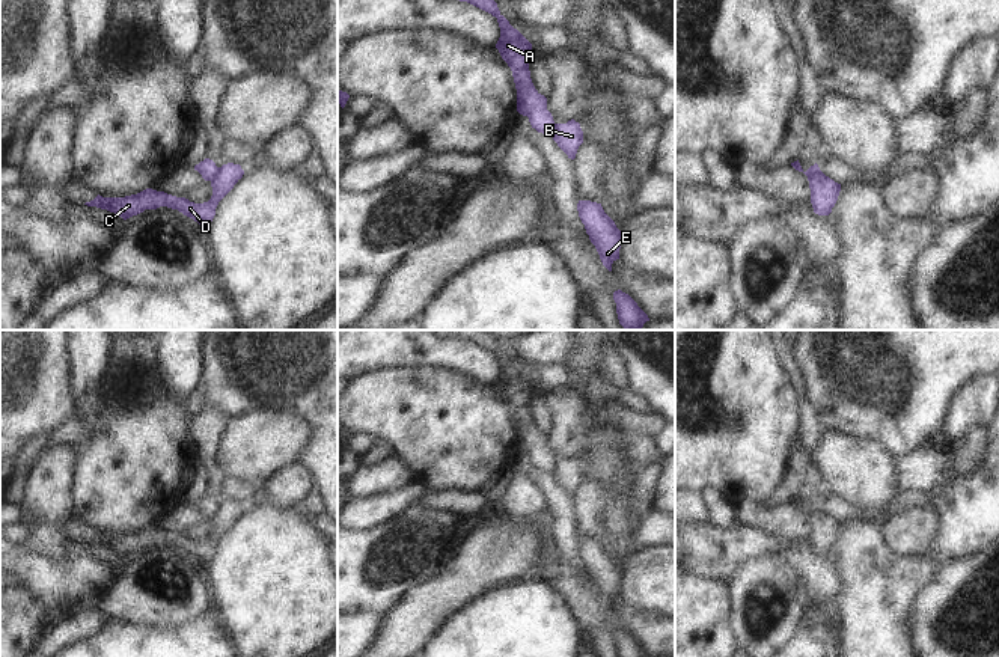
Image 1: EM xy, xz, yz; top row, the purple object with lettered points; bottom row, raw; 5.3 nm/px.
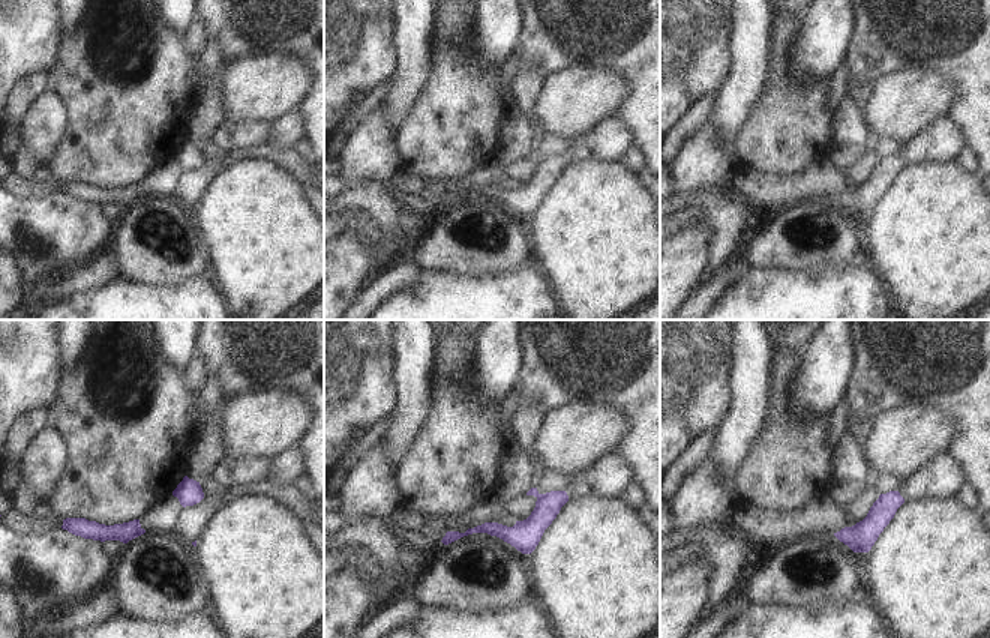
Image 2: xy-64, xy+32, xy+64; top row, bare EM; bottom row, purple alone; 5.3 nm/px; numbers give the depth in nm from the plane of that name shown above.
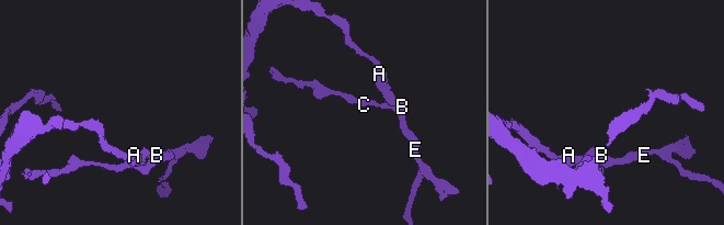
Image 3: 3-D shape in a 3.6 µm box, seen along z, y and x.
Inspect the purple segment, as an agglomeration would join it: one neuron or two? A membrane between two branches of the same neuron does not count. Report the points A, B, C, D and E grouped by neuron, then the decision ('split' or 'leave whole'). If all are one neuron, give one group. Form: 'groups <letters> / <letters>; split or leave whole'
groups A / B C D E; split

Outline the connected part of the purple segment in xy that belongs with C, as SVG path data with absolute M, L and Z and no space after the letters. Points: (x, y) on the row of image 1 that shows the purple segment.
M228 163L218 167L211 179L212 196L203 203L194 203L185 197L176 197L164 191L146 188L137 194L125 197L102 197L98 194L93 200L86 202L84 205L107 209L118 214L124 220L137 215L145 209L167 206L178 209L184 215L206 228L215 215L218 202L234 188L243 175L244 170L240 164Z

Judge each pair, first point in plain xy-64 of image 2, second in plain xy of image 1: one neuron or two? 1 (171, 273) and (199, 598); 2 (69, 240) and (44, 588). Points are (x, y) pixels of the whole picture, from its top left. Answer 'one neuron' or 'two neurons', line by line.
1: one neuron
2: one neuron

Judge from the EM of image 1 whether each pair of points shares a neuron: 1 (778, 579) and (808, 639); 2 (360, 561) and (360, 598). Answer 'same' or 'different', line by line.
1: different
2: same

